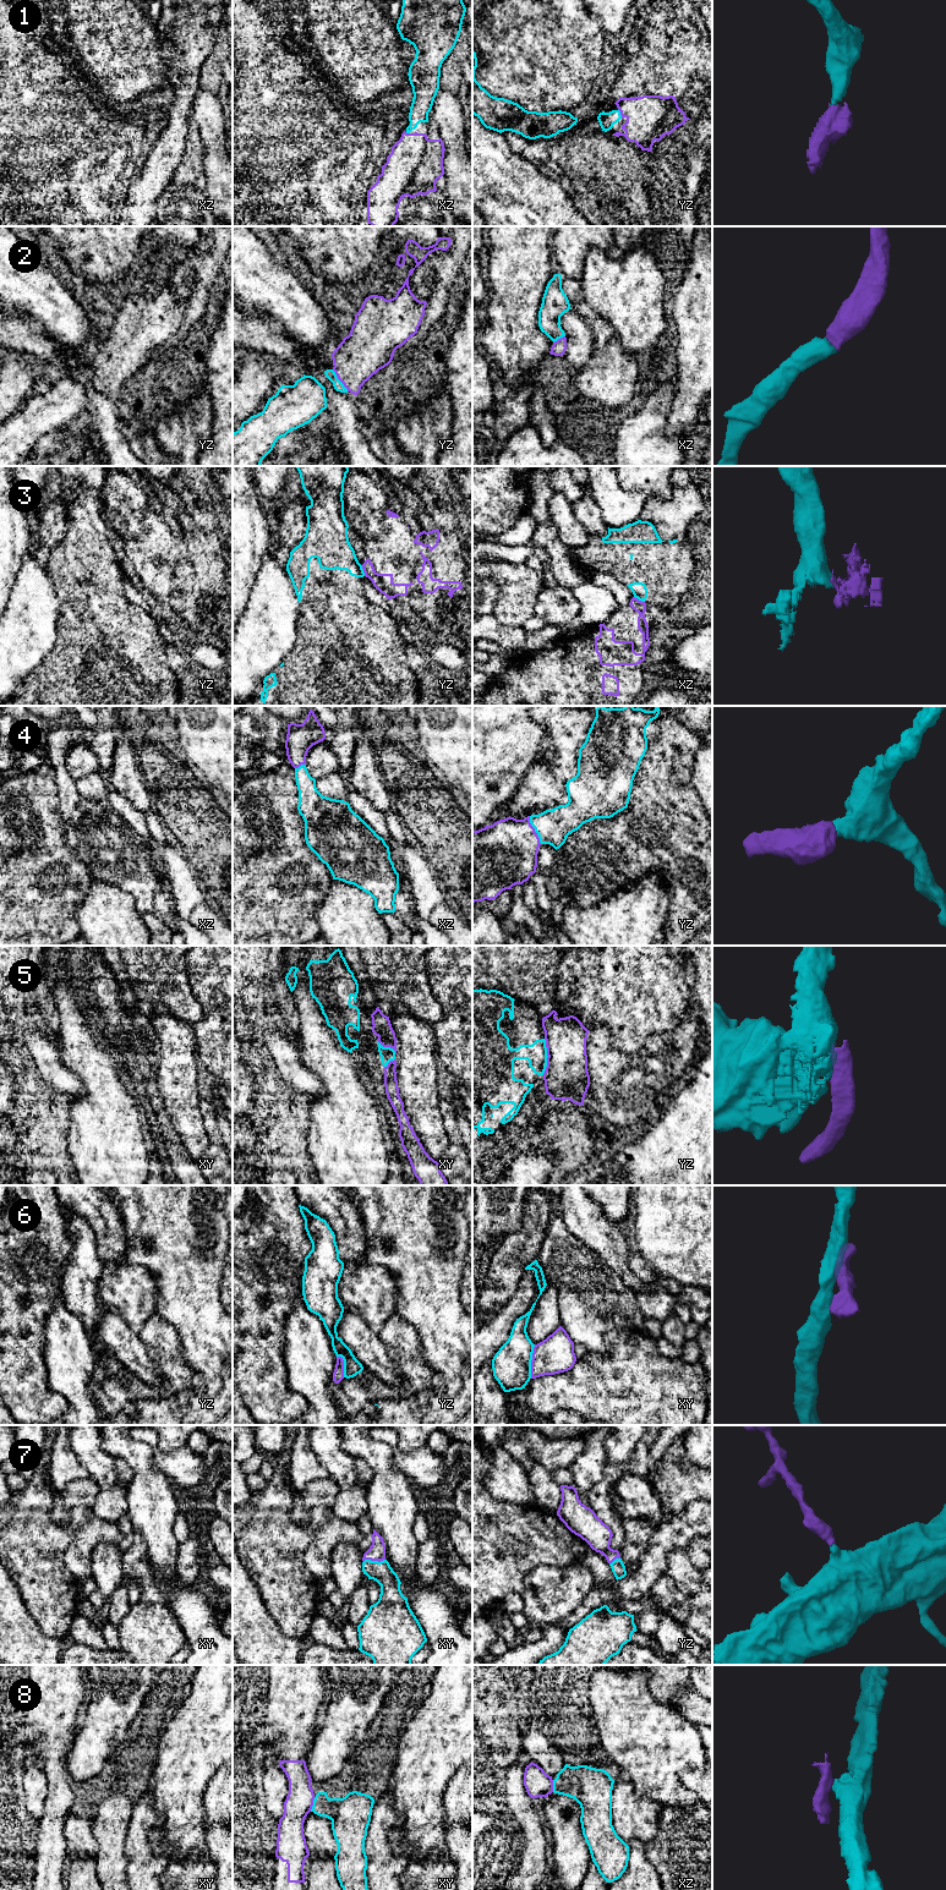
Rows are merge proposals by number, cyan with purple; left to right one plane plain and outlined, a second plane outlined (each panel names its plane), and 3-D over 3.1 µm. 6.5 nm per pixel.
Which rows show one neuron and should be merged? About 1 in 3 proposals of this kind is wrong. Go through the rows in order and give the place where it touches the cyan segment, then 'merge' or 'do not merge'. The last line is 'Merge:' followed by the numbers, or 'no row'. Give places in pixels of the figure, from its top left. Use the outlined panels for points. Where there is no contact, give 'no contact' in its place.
1: meets cyan in yz at (619, 114); merge
2: meets cyan in yz at (339, 381); merge
3: meets cyan in yz at (362, 570); do not merge
4: meets cyan in yz at (535, 830); merge
5: meets cyan in yz at (547, 1056); do not merge
6: meets cyan in xy at (530, 1362); do not merge
7: meets cyan in xy at (373, 1561); merge
8: meets cyan in xy at (313, 1804); do not merge
Merge: 1, 2, 4, 7

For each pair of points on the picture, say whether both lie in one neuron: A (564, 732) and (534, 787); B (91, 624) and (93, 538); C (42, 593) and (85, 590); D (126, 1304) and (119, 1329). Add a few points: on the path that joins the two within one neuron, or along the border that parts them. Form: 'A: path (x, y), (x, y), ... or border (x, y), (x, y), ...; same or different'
A: path (564, 746), (564, 761), (548, 777); same
B: path (96, 603), (97, 585), (93, 581), (93, 559); same
C: border (59, 603), (56, 631); different
D: border (104, 1308), (115, 1310), (137, 1334); different

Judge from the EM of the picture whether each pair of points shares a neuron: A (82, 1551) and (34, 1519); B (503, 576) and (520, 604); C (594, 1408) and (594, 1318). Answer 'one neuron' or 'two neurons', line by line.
A: two neurons
B: one neuron
C: two neurons

